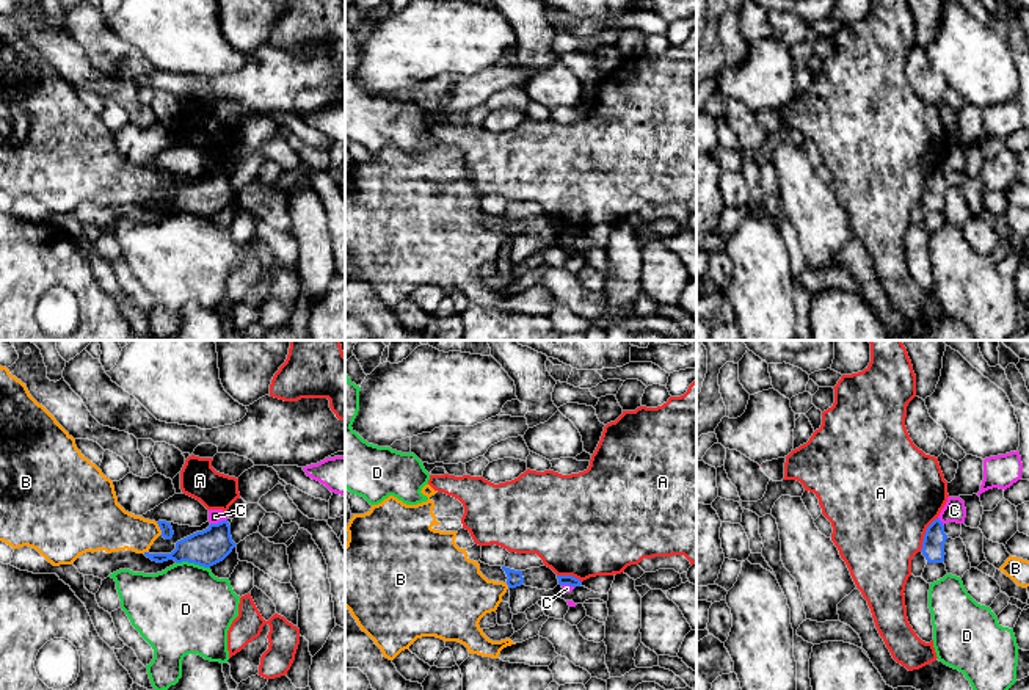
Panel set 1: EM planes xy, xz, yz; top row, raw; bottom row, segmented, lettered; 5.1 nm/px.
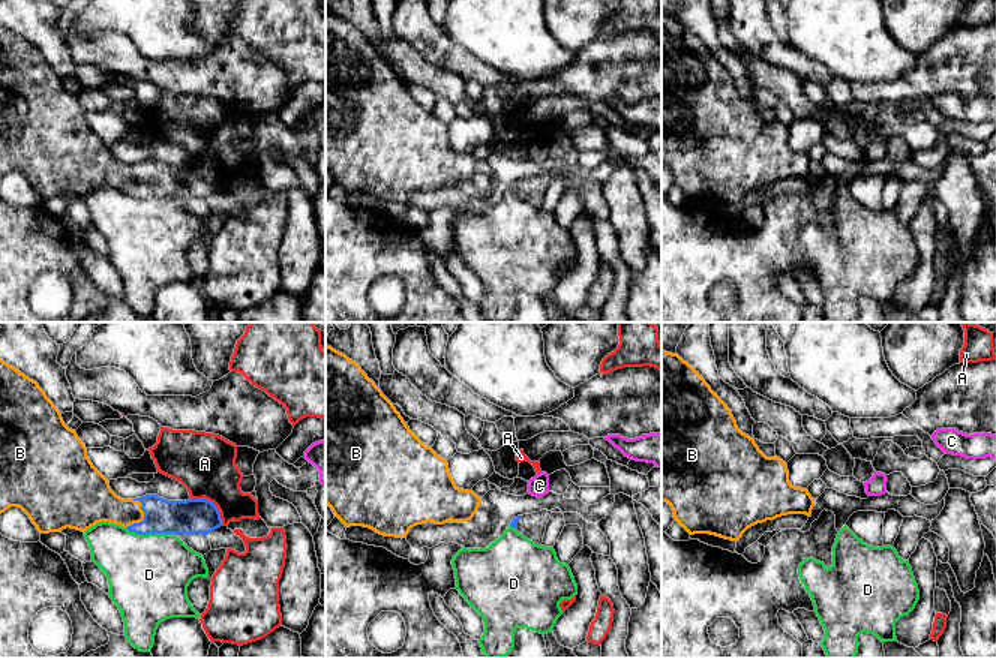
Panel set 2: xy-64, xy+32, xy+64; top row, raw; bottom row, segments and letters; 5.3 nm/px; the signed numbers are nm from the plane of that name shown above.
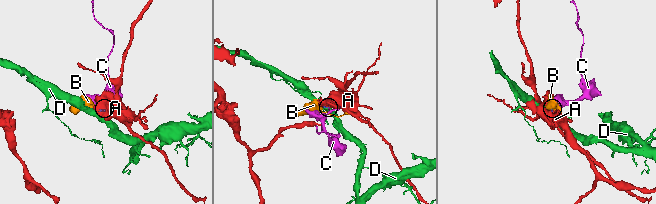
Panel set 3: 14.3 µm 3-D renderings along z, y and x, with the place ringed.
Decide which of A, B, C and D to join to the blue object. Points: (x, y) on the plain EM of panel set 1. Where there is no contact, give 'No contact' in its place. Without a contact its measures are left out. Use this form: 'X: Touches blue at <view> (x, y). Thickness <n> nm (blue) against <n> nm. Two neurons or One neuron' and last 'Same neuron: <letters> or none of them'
A: Touches blue at yz (926, 182). Thickness 110 nm (blue) against 480 nm. Two neurons
B: Touches blue at xy (160, 177). Thickness 60 nm (blue) against 240 nm. One neuron
C: Touches blue at xy (218, 171). Thickness 190 nm (blue) against 70 nm. Two neurons
D: Touches blue at xy (193, 210). Thickness 190 nm (blue) against 460 nm. Two neurons
Same neuron: B

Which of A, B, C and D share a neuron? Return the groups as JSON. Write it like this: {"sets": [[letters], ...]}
{"sets": [["A"], ["B"], ["C"], ["D"]]}

